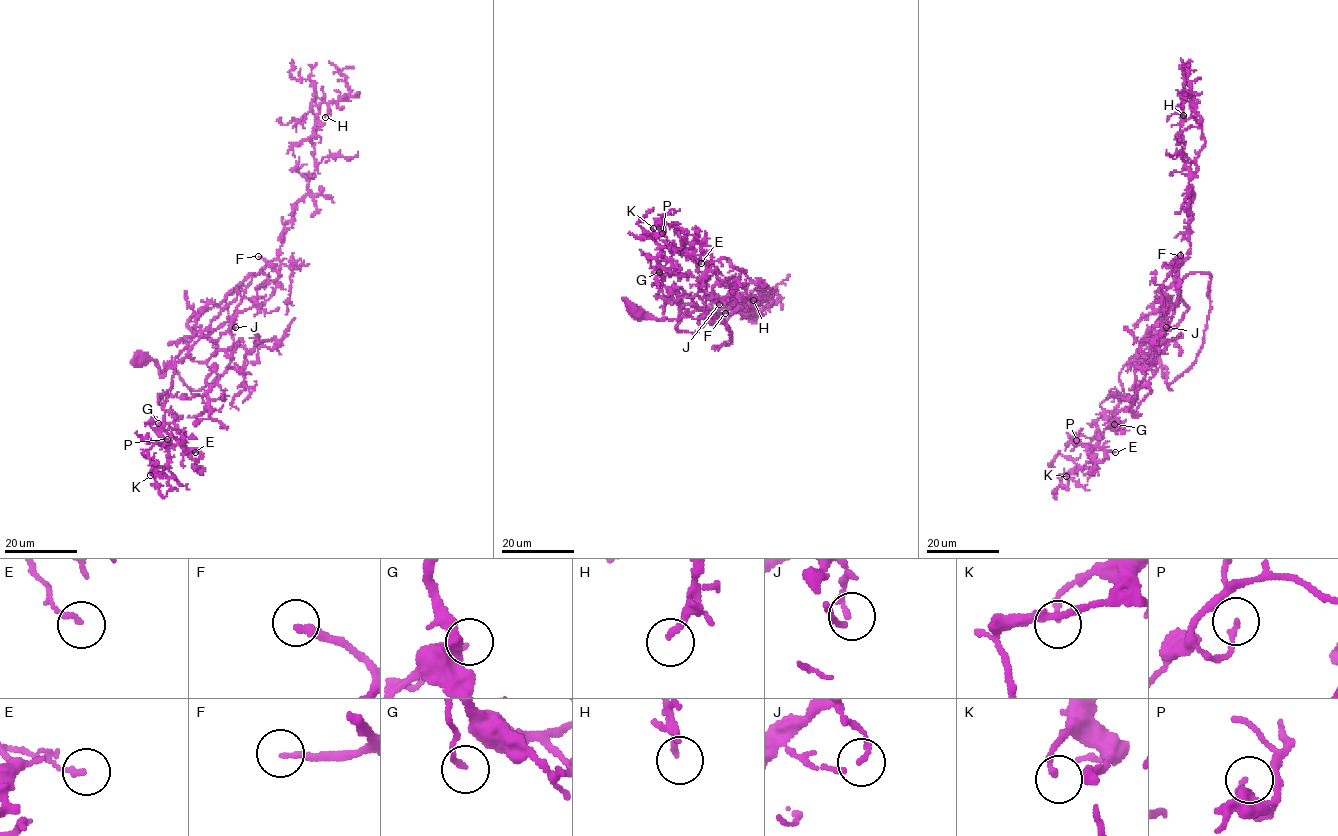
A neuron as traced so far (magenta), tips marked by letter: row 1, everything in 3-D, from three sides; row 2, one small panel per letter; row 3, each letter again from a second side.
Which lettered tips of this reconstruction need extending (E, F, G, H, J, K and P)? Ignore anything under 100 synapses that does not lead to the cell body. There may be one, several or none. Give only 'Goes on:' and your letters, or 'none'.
Goes on: F

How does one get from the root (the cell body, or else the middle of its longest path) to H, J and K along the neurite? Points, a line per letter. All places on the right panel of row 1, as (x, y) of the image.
H: (1149, 359), (1171, 390), (1210, 307), (1211, 275), (1190, 272), (1158, 336), (1204, 144), (1183, 115)
J: (1149, 359), (1171, 390), (1202, 345), (1209, 272), (1182, 279), (1189, 309), (1158, 336), (1186, 259), (1166, 327)
K: (1149, 359), (1170, 390), (1194, 361), (1209, 272), (1182, 279), (1189, 309), (1124, 366), (1095, 464), (1066, 476)

